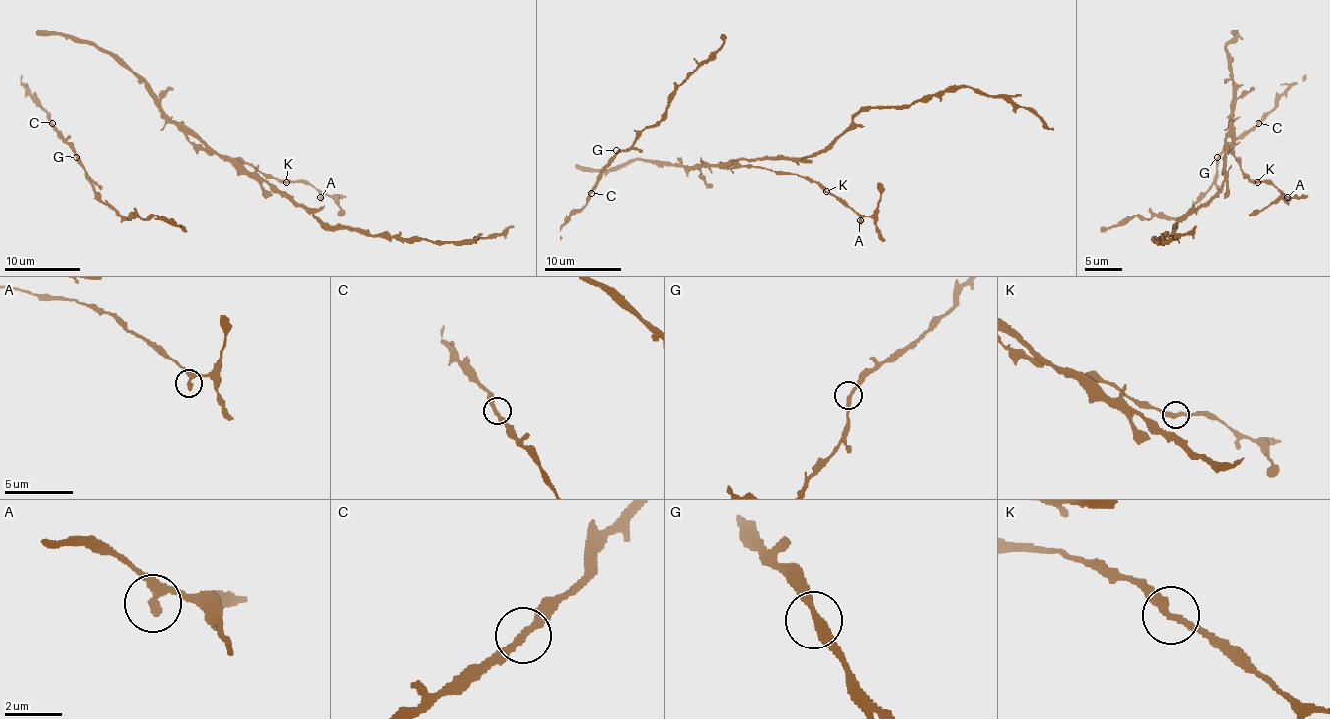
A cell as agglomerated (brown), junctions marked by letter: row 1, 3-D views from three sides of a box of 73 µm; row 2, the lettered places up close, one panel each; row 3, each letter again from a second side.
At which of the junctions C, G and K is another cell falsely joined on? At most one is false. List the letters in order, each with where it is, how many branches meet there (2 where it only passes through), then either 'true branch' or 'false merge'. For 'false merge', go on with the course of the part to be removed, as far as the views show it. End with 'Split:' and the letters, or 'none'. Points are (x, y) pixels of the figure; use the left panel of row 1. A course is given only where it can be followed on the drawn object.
C: at (52, 123); 2 branches meet; true branch
G: at (76, 157); 2 branches meet; true branch
K: at (286, 182); 2 branches meet; true branch
Split: none

